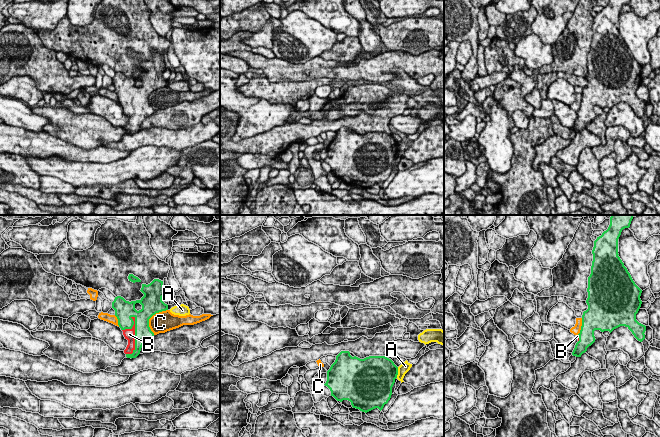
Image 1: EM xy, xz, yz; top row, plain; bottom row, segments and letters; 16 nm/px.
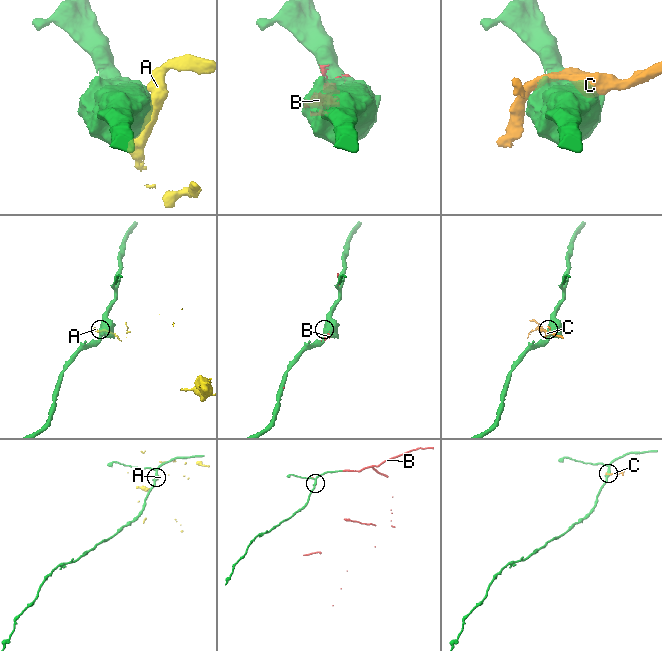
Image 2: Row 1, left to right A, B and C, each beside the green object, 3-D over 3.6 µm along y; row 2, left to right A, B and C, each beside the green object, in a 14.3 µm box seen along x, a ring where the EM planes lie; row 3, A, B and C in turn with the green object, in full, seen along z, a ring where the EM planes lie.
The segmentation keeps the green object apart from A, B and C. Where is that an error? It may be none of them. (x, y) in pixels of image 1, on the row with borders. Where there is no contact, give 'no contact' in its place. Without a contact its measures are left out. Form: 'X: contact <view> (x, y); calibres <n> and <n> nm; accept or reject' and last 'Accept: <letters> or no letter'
A: contact xz (397, 372); calibres 480 and 160 nm; reject
B: contact xy (135, 337); calibres 280 and 190 nm; accept
C: contact xy (150, 317); calibres 340 and 340 nm; reject
Accept: B

